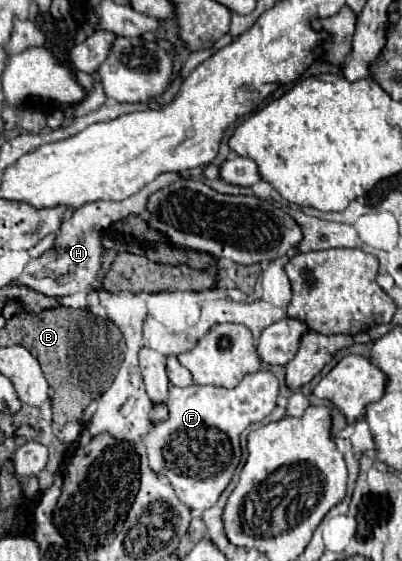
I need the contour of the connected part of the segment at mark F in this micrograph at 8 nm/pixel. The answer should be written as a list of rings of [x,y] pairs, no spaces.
[[[270,371],[248,373],[234,389],[214,385],[170,385],[166,399],[168,419],[152,423],[152,429],[144,435],[150,469],[156,475],[168,477],[178,499],[188,509],[196,513],[210,509],[240,463],[240,433],[248,425],[260,423],[268,417],[276,407],[276,399],[278,379]]]

